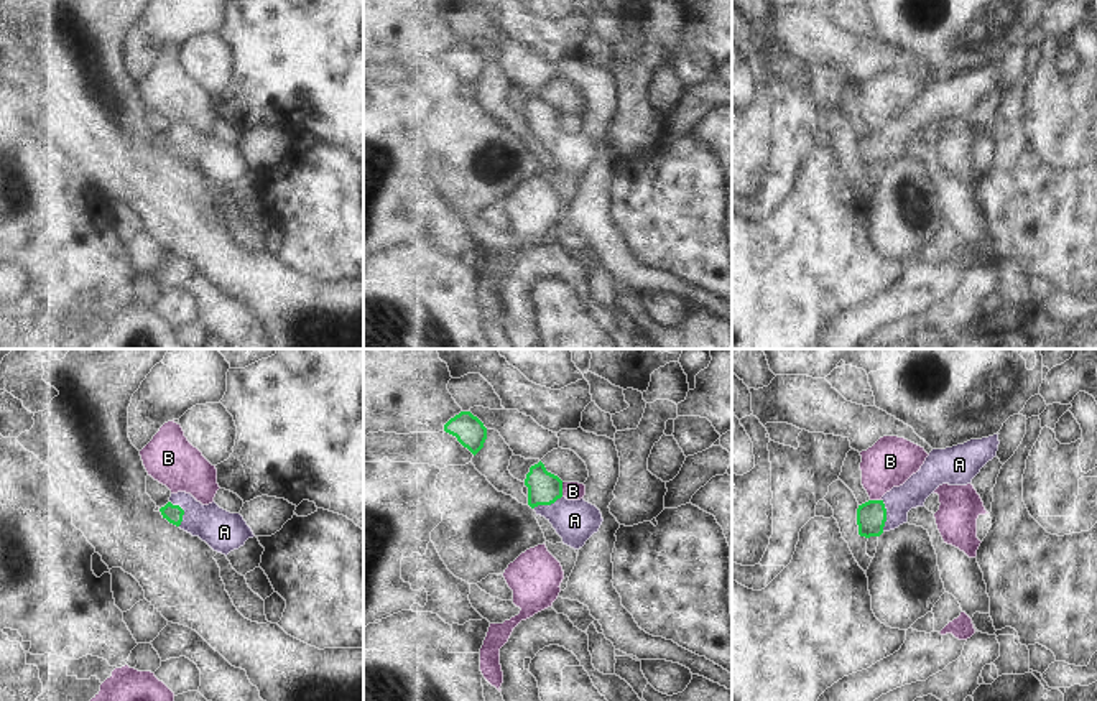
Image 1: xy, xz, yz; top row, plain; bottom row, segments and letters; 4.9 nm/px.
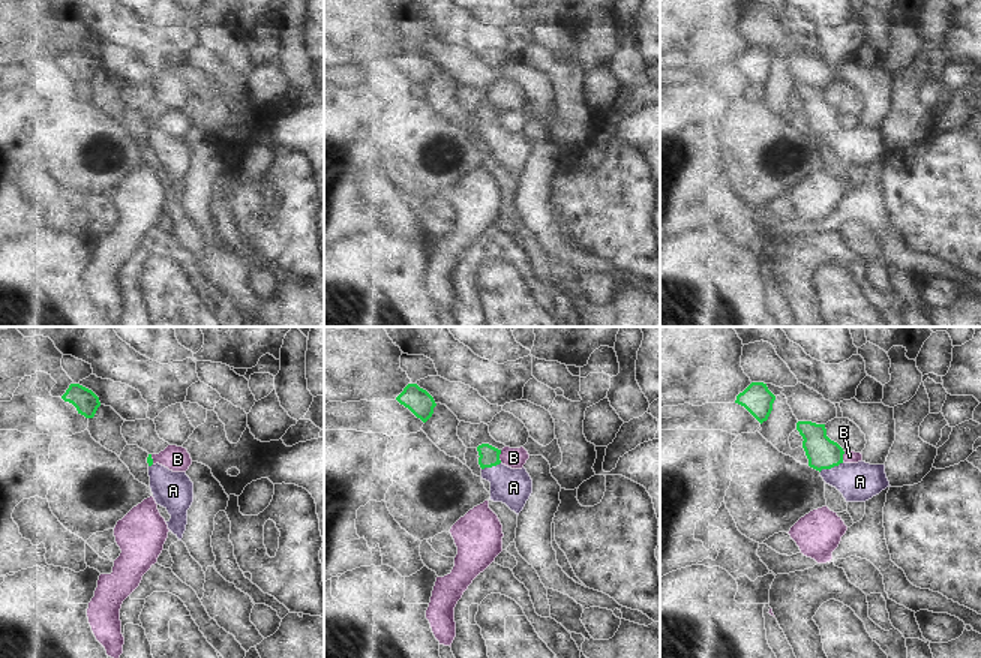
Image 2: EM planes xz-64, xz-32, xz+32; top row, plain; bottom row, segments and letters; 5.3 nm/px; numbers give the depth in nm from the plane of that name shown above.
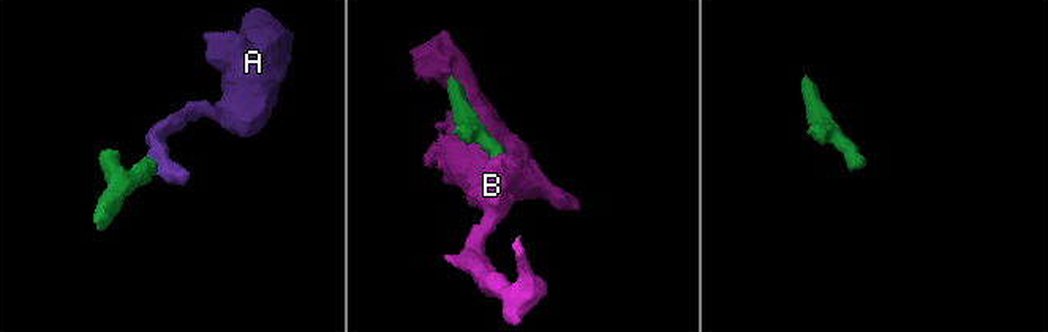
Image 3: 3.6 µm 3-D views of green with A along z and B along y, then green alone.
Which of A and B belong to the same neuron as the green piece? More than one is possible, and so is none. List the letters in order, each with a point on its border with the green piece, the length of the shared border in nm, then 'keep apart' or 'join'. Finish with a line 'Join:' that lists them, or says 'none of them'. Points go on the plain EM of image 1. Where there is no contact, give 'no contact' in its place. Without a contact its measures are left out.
A: meets green in yz at (885, 147); contact 160 nm long; join
B: meets green in xz at (561, 120); contact 70 nm long; keep apart
Join: A

